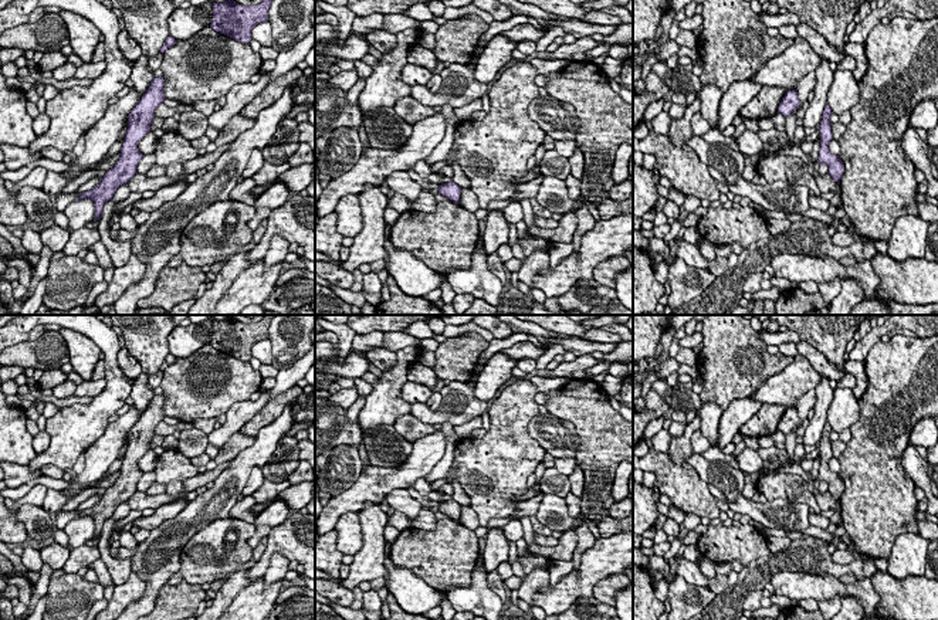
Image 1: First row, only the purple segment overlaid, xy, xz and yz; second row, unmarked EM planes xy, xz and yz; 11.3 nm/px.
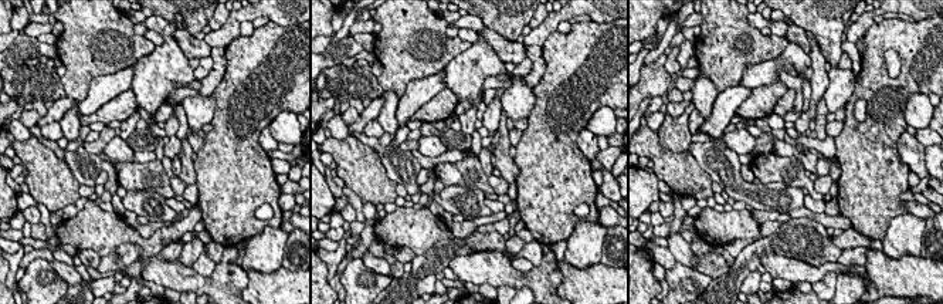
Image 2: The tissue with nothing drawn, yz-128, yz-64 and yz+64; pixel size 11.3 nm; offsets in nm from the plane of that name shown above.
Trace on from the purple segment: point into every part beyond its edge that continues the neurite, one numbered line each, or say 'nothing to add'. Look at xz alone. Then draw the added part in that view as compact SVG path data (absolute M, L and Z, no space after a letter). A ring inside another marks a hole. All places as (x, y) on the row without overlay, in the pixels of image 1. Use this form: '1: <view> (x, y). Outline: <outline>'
nothing to add

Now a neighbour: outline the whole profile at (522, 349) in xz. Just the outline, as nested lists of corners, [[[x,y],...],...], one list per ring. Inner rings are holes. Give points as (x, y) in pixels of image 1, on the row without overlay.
[[[518,342],[509,349],[502,349],[501,353],[508,355],[514,360],[521,360],[524,358],[528,359],[539,359],[545,352],[548,346],[542,346],[541,349],[535,346],[532,342]]]

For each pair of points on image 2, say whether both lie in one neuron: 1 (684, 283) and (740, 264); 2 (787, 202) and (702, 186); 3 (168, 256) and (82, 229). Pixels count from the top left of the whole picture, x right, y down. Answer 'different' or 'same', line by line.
1: different
2: different
3: different

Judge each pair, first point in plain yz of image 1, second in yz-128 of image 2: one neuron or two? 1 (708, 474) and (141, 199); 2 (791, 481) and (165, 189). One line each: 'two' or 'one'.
1: one
2: one

